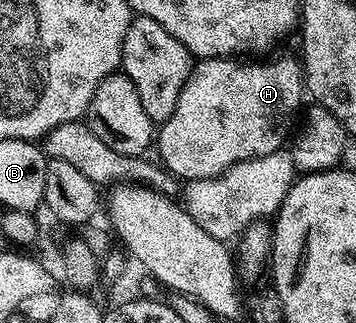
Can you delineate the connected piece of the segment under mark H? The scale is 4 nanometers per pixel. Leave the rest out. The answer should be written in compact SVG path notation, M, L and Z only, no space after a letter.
M233 58L197 60L179 94L179 102L175 102L175 111L160 125L155 136L155 152L157 148L164 169L174 177L182 176L185 182L202 180L225 172L232 164L278 151L284 145L281 143L285 135L286 140L290 135L289 123L297 107L298 112L302 107L303 68L293 60L273 60L270 64L241 64L245 62Z

